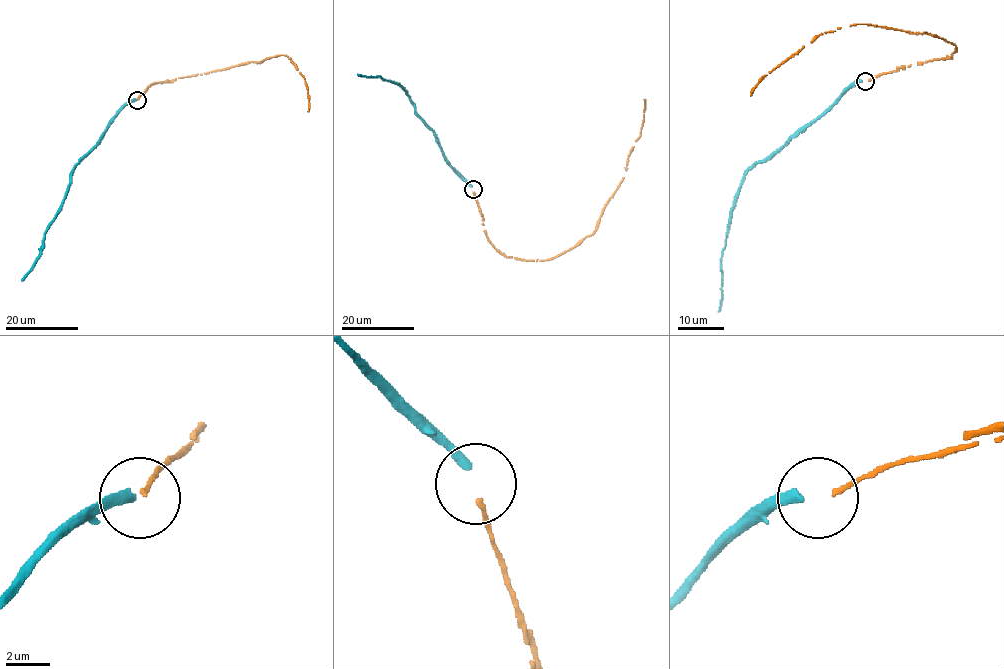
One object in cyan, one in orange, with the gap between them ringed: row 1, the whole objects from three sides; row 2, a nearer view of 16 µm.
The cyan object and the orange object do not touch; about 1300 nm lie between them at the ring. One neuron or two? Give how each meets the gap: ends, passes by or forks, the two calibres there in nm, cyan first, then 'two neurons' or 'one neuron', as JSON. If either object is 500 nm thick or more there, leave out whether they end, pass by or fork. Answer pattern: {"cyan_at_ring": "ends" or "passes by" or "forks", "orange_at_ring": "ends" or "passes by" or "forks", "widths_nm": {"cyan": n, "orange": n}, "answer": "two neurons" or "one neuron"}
{"cyan_at_ring": "ends", "orange_at_ring": "ends", "widths_nm": {"cyan": 420, "orange": 220}, "answer": "two neurons"}

